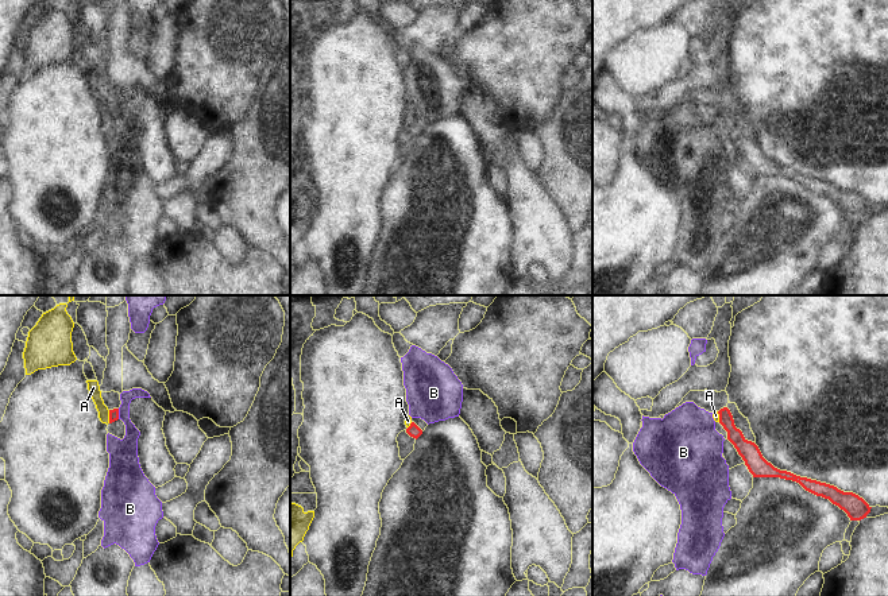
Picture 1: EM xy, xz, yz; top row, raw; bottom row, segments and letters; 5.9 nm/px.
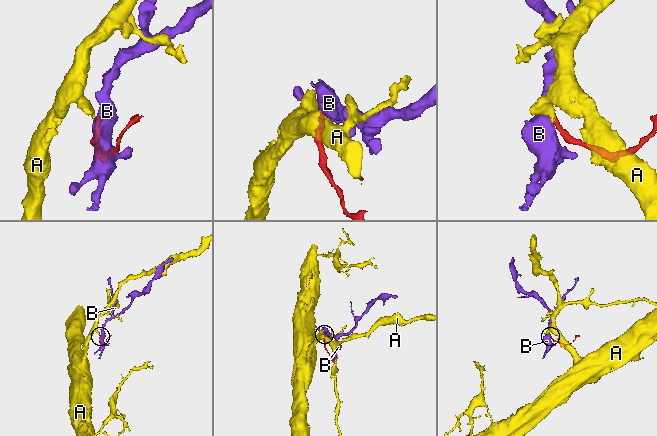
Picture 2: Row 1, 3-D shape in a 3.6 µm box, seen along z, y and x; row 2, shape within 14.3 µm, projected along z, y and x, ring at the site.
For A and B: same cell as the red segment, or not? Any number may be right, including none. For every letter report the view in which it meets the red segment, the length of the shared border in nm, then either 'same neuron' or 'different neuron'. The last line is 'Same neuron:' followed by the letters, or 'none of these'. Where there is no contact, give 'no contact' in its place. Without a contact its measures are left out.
A: xy | 80 nm | different neuron
B: xy | 60 nm | different neuron
Same neuron: none of these

